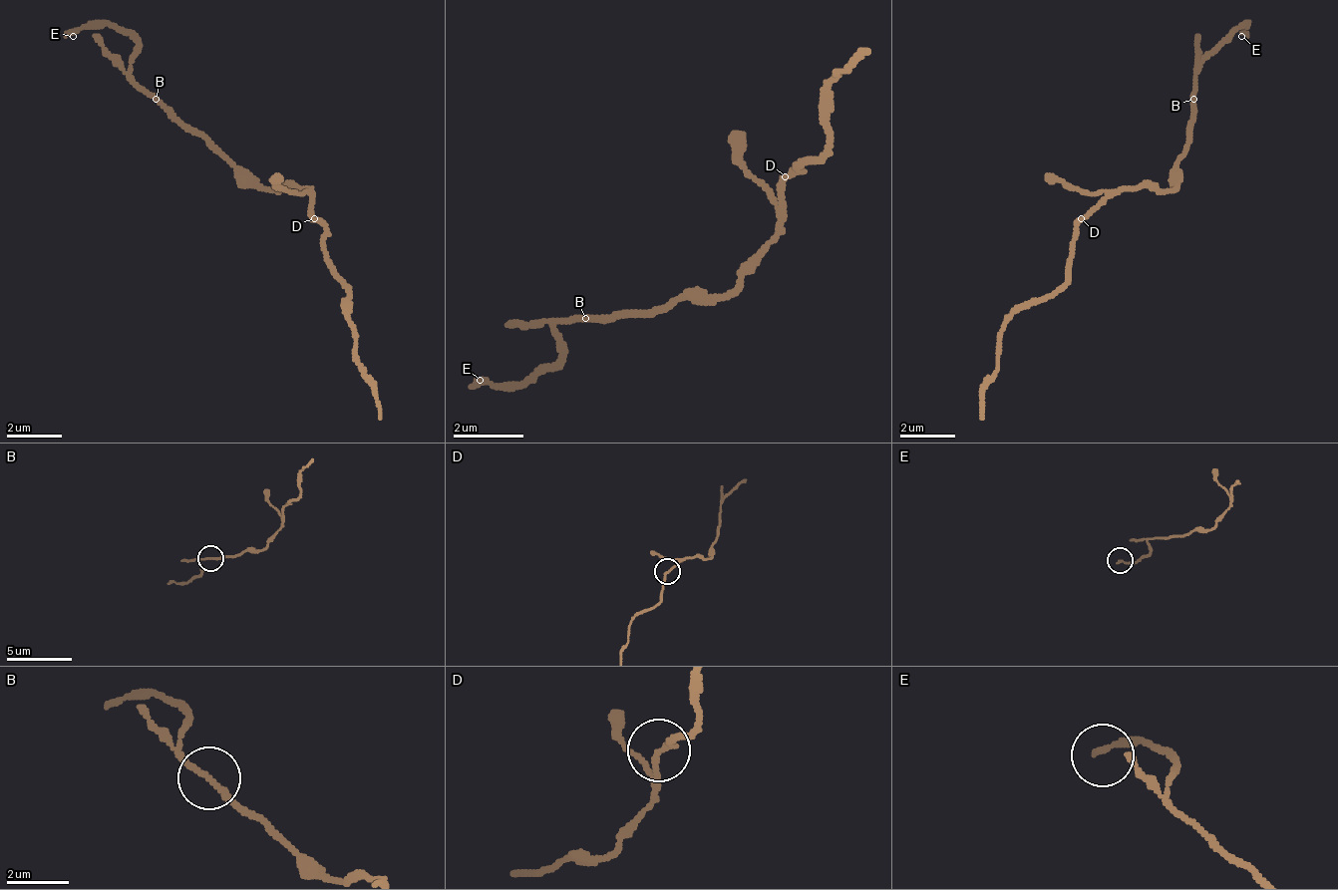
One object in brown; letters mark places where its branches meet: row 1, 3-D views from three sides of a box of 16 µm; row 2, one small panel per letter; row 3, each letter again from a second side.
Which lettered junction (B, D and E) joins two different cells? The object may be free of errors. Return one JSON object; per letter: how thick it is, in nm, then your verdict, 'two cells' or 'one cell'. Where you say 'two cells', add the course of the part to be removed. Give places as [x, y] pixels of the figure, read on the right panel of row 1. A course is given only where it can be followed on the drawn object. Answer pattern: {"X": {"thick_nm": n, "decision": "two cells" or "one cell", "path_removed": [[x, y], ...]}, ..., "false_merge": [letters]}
{"B": {"thick_nm": 160, "decision": "one cell"}, "D": {"thick_nm": 160, "decision": "one cell"}, "E": {"thick_nm": 240, "decision": "one cell"}, "false_merge": []}

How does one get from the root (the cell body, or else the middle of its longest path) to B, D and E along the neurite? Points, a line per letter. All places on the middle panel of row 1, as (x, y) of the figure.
B: (752, 266), (726, 292), (682, 292), (655, 310), (611, 310), (603, 318), (585, 318)
D: (752, 266), (752, 257), (778, 230), (778, 187), (787, 178)
E: (752, 266), (726, 292), (559, 318), (550, 362), (498, 389), (480, 380)

